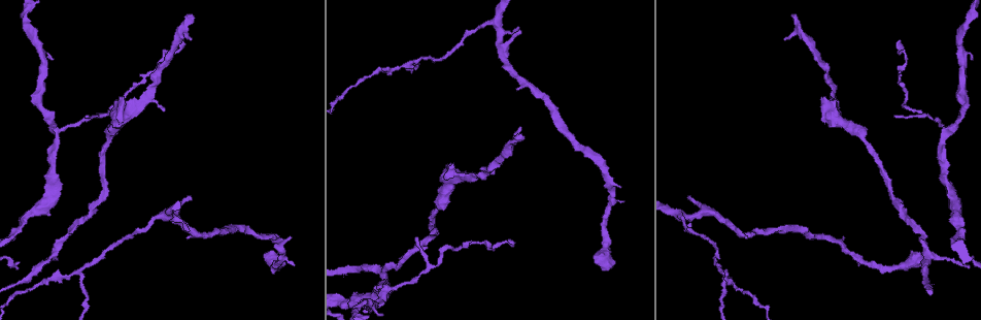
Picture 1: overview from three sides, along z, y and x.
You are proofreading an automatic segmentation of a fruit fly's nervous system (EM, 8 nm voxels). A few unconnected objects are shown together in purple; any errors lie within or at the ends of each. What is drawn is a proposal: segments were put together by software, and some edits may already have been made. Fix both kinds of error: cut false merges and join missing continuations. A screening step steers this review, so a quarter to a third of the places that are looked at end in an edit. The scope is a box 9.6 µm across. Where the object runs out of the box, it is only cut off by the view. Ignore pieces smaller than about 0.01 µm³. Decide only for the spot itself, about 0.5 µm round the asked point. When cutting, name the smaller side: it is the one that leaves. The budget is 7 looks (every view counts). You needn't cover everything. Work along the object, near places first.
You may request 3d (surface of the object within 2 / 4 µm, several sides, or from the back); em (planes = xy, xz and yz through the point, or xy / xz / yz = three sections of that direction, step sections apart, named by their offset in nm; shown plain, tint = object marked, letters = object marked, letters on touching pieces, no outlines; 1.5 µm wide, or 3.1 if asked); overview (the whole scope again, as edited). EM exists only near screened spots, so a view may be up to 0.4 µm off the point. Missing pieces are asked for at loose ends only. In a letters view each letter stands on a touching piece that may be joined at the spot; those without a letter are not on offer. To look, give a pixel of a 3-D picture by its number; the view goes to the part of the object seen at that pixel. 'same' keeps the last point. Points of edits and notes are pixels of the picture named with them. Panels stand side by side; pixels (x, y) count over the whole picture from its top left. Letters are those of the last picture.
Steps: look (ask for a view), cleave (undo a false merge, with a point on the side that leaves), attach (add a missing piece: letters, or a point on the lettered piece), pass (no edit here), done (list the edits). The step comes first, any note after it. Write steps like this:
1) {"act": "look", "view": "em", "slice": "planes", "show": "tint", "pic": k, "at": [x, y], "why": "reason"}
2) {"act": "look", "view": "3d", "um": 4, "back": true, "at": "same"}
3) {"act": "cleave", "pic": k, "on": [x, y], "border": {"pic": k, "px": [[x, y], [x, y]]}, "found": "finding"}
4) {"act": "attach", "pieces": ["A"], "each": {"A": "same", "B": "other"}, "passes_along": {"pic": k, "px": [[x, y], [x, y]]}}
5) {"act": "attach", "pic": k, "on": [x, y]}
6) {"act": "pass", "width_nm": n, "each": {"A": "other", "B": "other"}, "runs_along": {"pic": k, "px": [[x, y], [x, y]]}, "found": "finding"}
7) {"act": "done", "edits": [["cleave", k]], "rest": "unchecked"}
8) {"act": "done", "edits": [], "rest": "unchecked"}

{"act": "look", "view": "3d", "um": 2, "pic": 1, "at": [482, 178], "why": "calibre changes"}

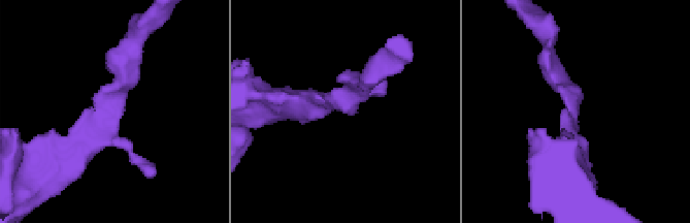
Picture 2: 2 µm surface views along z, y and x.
{"act": "look", "view": "em", "slice": "planes", "show": "letters", "pic": 2, "at": [340, 106], "why": "need the tissue"}

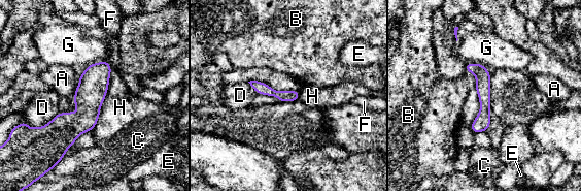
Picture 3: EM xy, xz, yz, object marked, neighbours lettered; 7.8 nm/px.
{"act": "pass", "each": {"A": "other", "B": "other", "C": "other", "D": "other", "E": "other", "F": "other", "G": "other", "H": "other"}, "found": "continuous, no second neuron"}

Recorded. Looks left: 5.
{"act": "look", "view": "3d", "um": 4, "pic": 1, "at": [103, 147], "why": "thick turns thin"}

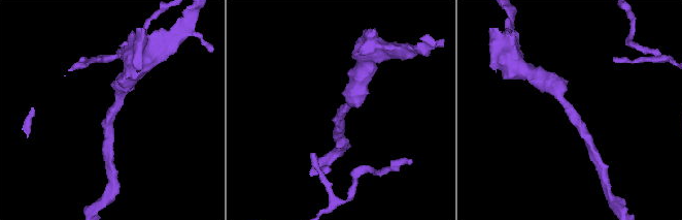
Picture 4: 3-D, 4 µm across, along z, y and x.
{"act": "look", "view": "em", "slice": "planes", "show": "tint", "pic": 4, "at": [571, 114]}

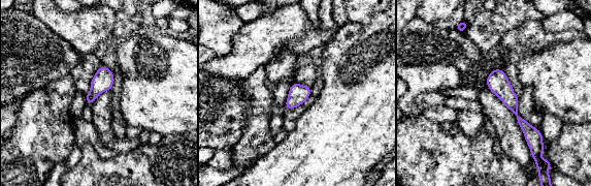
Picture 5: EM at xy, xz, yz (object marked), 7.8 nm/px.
{"act": "look", "view": "em", "slice": "planes", "show": "letters", "at": "same"}

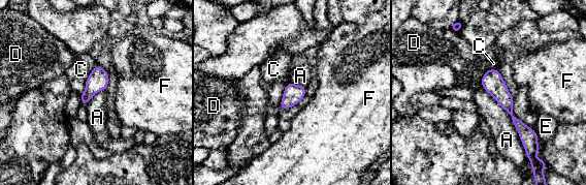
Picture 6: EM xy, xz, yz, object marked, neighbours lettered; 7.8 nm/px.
{"act": "pass", "width_nm": 160, "each": {"A": "other", "C": "other", "D": "other", "E": "other", "F": "other"}, "runs_along": {"pic": 6, "px": [[489, 71], [527, 144]]}, "found": "continuous, no second neuron"}

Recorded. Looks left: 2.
{"act": "look", "view": "em", "slice": "planes", "show": "tint", "pic": 1, "at": [55, 254], "why": "a fork"}

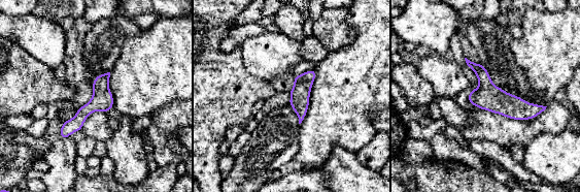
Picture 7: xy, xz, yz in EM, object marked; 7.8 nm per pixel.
{"act": "look", "view": "em", "slice": "planes", "show": "letters", "at": "same", "why": "what lies round it"}

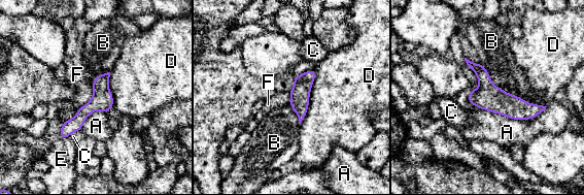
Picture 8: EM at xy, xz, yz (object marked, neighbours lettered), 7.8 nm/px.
{"act": "pass", "each": {"A": "other", "B": "other", "C": "other", "D": "other", "E": "other", "F": "other"}, "runs_along": {"pic": 8, "px": [[471, 64], [506, 104], [541, 108]]}, "found": "one neuron here"}

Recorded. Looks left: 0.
{"act": "done", "edits": [], "rest": "unchecked"}

